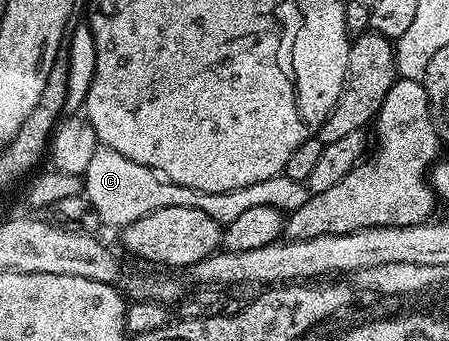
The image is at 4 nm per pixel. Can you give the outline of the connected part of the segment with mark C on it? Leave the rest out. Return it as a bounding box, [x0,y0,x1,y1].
[84,145,311,228]

